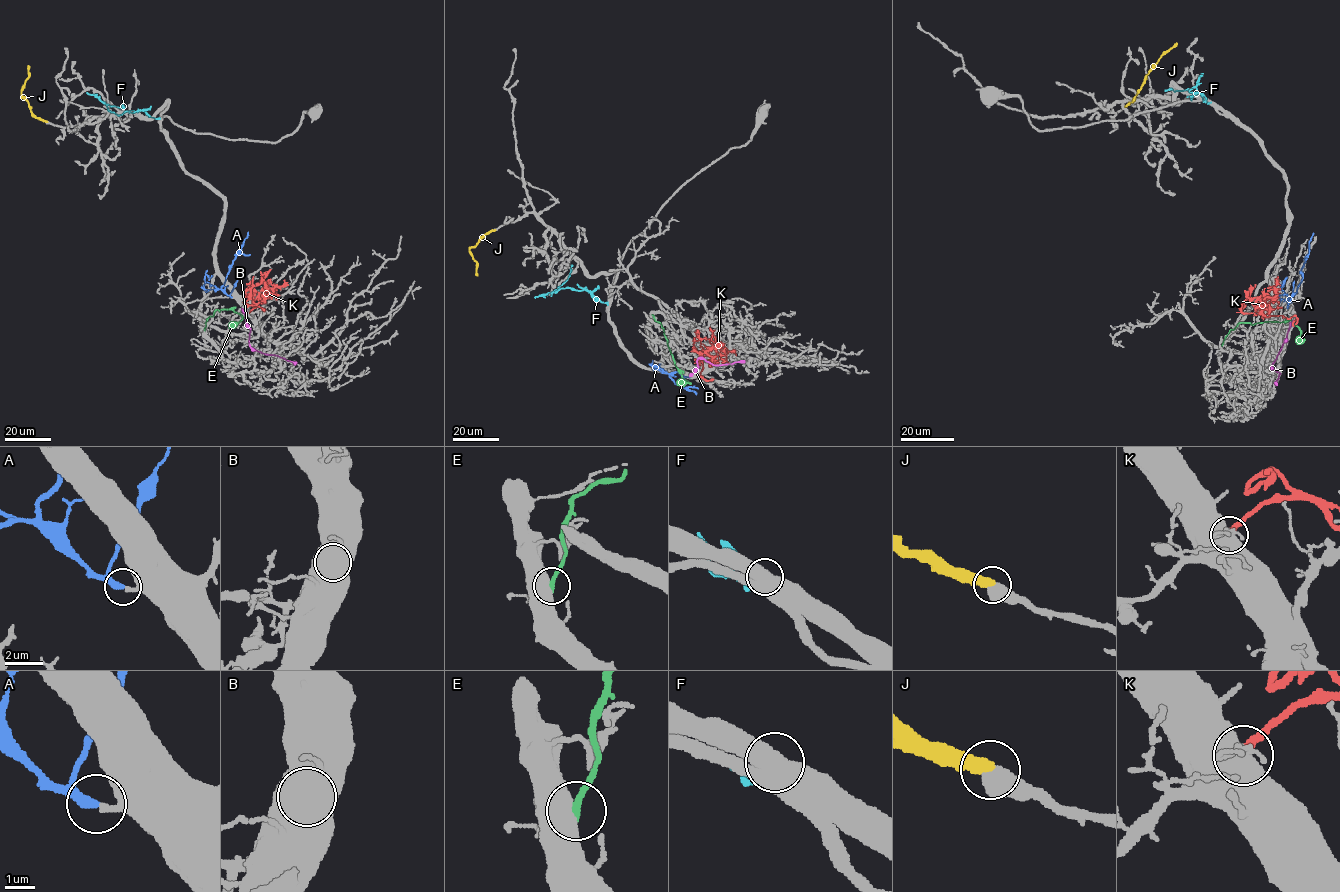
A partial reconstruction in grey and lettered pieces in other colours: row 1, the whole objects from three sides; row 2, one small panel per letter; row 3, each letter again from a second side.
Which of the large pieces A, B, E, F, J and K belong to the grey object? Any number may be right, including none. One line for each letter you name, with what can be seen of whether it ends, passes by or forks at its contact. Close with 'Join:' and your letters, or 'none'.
A: it ends
J: it ends
Join: A, J

